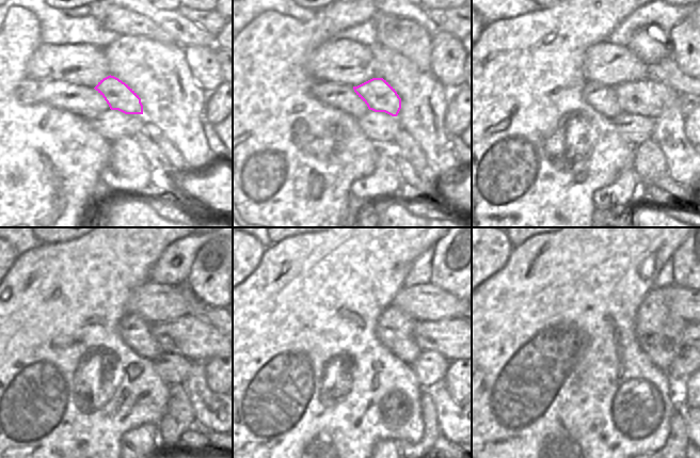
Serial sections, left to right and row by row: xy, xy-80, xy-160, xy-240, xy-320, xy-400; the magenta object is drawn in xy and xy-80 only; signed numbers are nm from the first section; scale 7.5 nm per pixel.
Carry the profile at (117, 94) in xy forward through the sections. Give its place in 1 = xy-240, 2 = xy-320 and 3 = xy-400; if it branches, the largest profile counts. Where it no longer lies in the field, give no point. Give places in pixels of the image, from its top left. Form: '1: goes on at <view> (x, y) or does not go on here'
1: goes on at xy-240 (189, 336)
2: goes on at xy-320 (449, 337)
3: goes on at xy-400 (688, 336)

